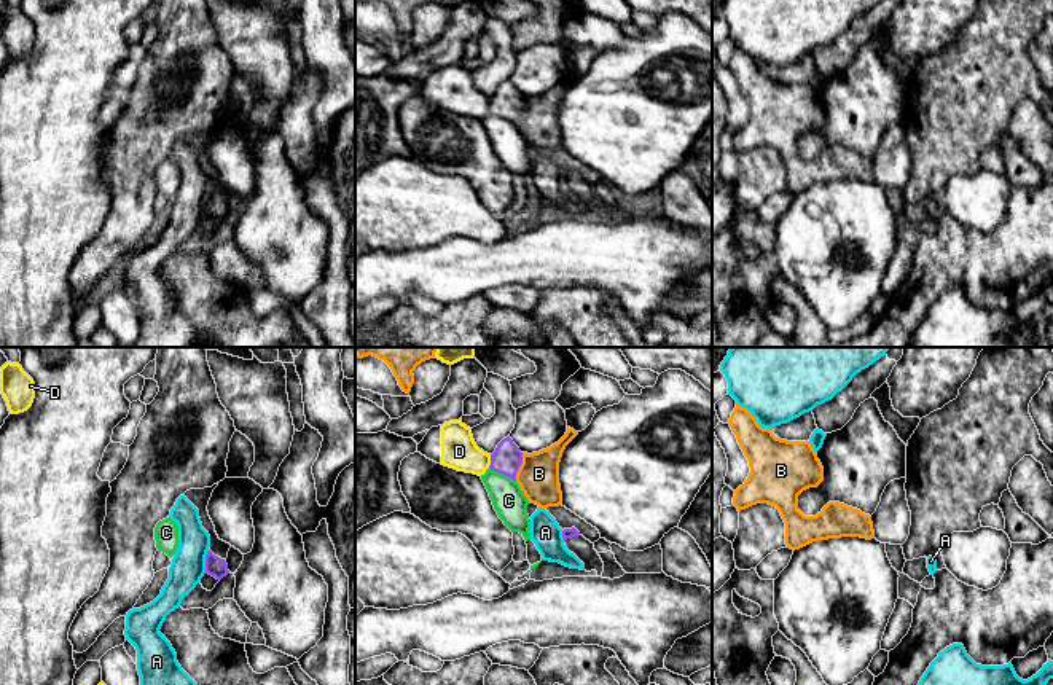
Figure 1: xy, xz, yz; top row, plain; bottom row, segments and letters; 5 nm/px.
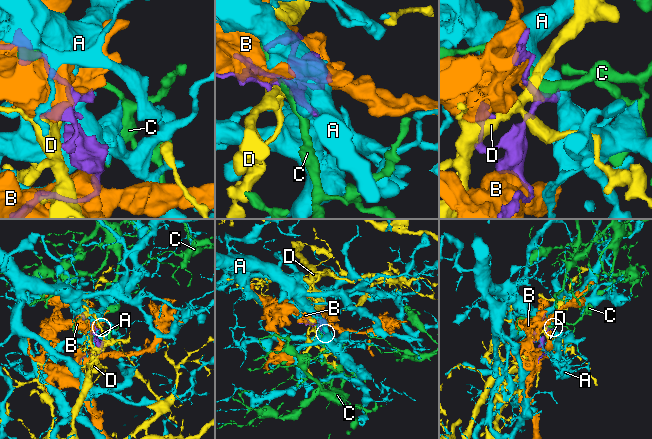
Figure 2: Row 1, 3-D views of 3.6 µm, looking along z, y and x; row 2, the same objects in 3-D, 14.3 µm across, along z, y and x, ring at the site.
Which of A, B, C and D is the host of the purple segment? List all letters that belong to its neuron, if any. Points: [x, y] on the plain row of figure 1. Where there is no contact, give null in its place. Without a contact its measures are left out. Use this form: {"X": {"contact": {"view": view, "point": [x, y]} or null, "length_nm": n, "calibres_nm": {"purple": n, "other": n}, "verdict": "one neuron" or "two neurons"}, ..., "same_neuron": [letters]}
{"A": {"contact": {"view": "xy", "point": [206, 204]}, "length_nm": 120, "calibres_nm": {"purple": 100, "other": 180}, "verdict": "two neurons"}, "B": {"contact": {"view": "xz", "point": [520, 109]}, "length_nm": 150, "calibres_nm": {"purple": 150, "other": 200}, "verdict": "two neurons"}, "C": {"contact": {"view": "xz", "point": [502, 117]}, "length_nm": 150, "calibres_nm": {"purple": 150, "other": 170}, "verdict": "two neurons"}, "D": {"contact": {"view": "xz", "point": [491, 104]}, "length_nm": 70, "calibres_nm": {"purple": 150, "other": 190}, "verdict": "two neurons"}, "same_neuron": []}

